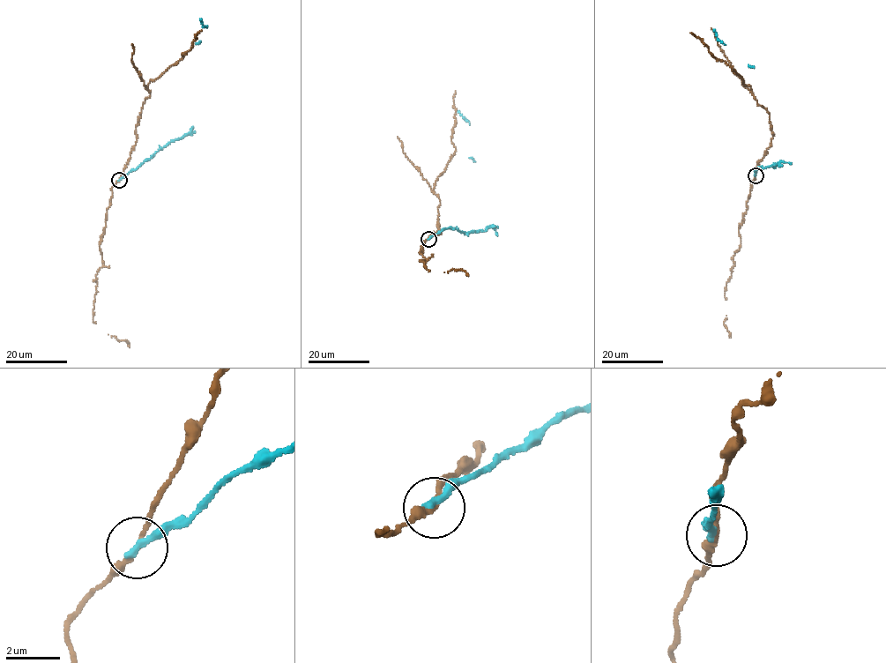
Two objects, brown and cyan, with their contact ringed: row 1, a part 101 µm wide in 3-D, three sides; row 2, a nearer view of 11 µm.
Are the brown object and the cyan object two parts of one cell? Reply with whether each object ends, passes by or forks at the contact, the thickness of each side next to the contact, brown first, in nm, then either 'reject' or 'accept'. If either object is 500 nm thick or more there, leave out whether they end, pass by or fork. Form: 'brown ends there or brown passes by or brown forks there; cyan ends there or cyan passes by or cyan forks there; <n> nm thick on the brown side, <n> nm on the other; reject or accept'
brown passes by; cyan ends there; 170 nm thick on the brown side, 300 nm on the other; reject

